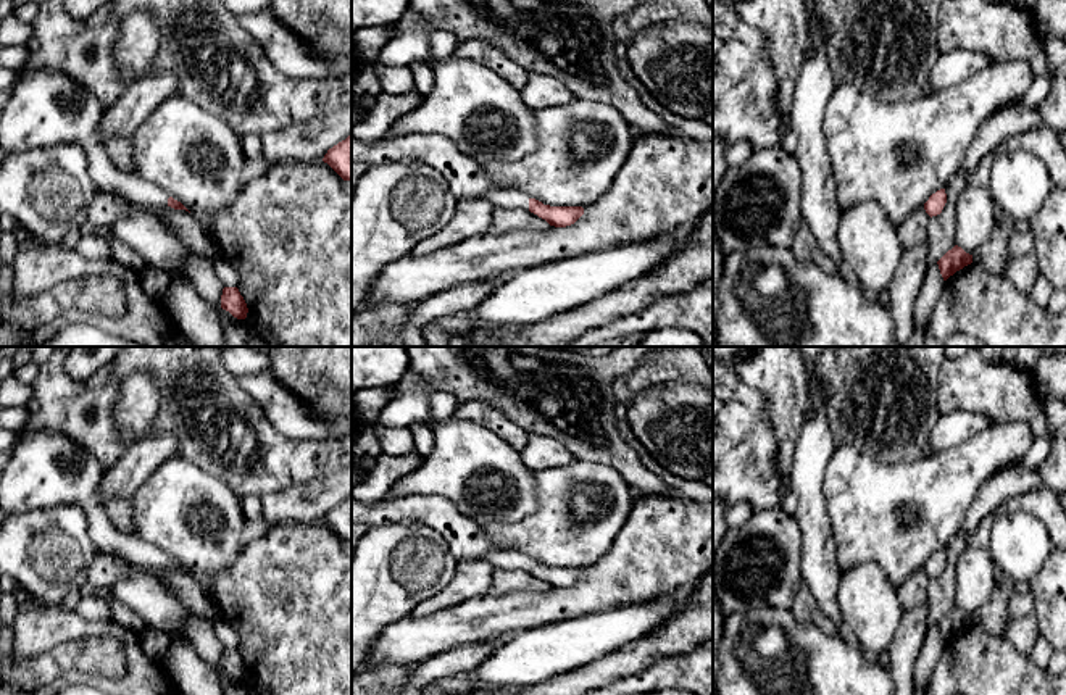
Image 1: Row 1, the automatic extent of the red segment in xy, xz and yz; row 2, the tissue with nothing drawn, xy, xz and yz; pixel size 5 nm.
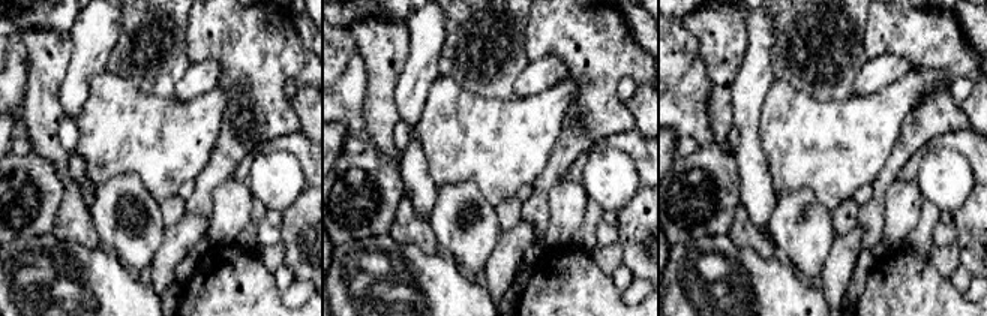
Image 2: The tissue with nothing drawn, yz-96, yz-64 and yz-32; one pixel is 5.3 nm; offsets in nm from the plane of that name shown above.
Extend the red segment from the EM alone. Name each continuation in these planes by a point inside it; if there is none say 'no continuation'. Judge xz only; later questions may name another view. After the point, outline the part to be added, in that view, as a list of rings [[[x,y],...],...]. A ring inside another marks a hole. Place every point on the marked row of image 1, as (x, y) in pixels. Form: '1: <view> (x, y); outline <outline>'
1: xz (500, 197); outline [[[495,189],[485,195],[495,208],[524,208],[529,210],[529,195],[514,189]]]

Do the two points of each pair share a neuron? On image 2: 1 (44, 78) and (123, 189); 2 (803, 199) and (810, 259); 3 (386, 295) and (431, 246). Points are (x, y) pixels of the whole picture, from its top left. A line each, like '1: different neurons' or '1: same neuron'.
1: different neurons
2: same neuron
3: different neurons

